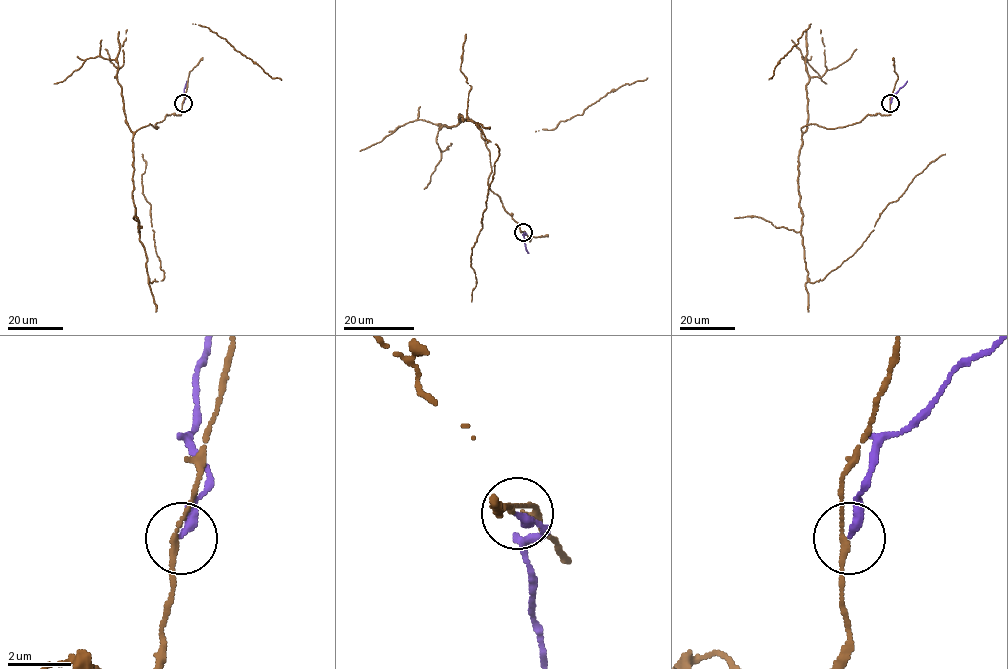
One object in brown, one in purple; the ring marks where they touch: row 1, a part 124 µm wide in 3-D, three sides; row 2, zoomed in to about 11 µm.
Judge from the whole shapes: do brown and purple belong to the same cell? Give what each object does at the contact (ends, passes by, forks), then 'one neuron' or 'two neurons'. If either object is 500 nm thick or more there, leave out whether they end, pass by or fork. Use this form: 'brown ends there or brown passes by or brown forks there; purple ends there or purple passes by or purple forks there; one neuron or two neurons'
brown passes by; purple ends there; two neurons

